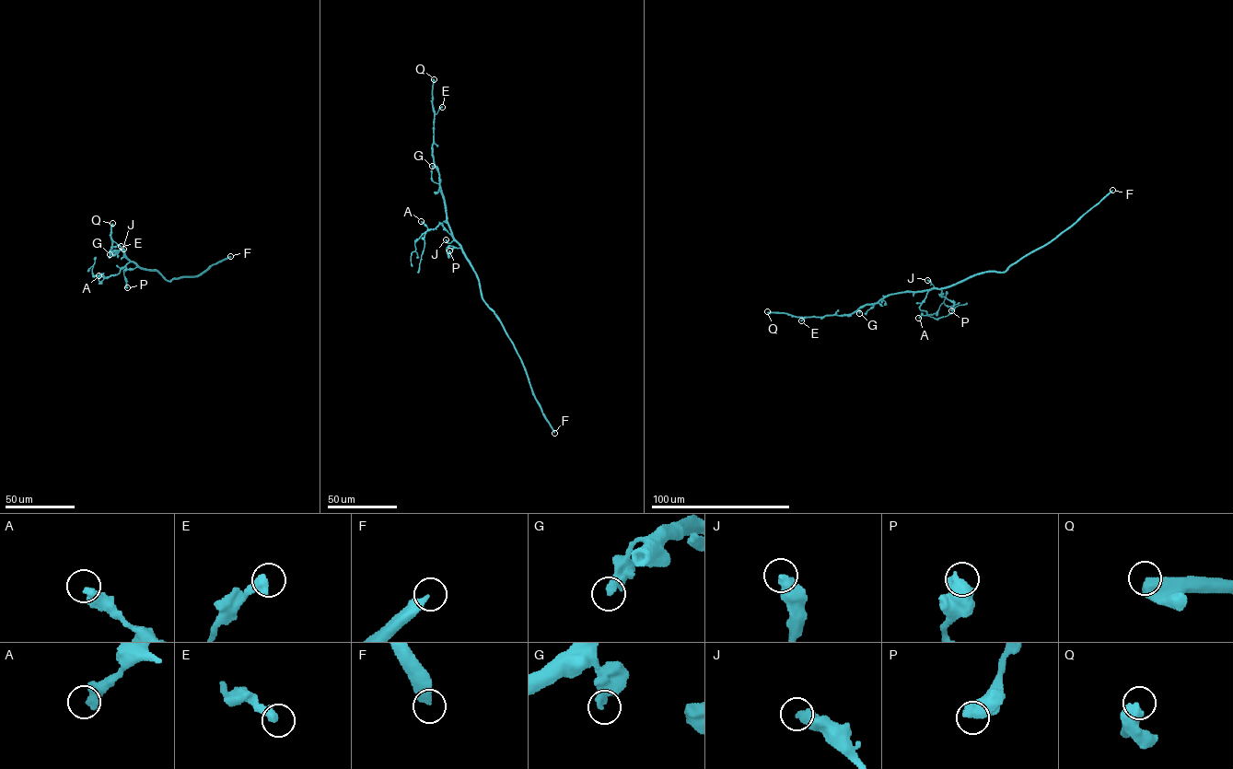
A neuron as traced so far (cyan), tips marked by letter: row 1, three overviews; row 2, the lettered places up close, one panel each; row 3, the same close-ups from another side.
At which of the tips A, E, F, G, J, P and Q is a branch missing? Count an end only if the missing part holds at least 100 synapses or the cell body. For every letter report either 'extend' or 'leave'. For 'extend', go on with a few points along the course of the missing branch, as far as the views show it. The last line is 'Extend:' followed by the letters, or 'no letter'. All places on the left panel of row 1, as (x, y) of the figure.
A: leave
E: leave
F: leave
G: leave
J: leave
P: leave
Q: extend
Extend: Q

